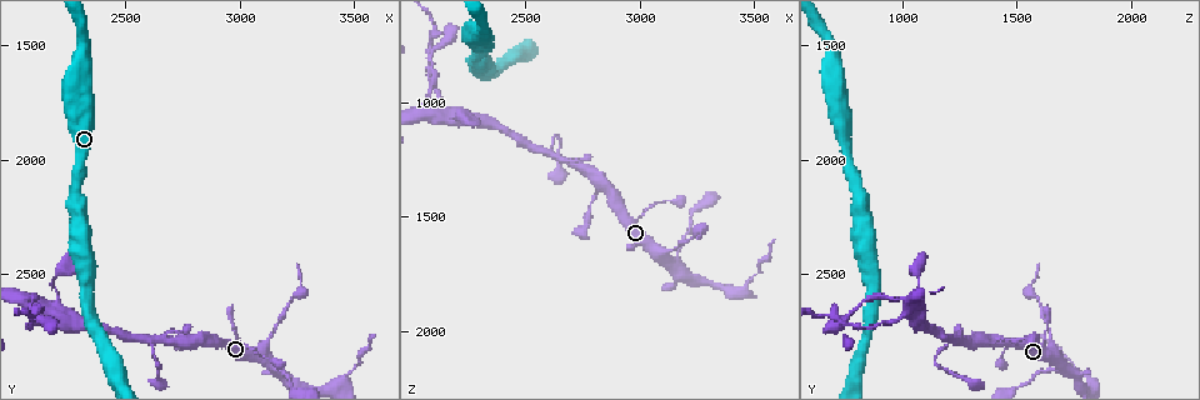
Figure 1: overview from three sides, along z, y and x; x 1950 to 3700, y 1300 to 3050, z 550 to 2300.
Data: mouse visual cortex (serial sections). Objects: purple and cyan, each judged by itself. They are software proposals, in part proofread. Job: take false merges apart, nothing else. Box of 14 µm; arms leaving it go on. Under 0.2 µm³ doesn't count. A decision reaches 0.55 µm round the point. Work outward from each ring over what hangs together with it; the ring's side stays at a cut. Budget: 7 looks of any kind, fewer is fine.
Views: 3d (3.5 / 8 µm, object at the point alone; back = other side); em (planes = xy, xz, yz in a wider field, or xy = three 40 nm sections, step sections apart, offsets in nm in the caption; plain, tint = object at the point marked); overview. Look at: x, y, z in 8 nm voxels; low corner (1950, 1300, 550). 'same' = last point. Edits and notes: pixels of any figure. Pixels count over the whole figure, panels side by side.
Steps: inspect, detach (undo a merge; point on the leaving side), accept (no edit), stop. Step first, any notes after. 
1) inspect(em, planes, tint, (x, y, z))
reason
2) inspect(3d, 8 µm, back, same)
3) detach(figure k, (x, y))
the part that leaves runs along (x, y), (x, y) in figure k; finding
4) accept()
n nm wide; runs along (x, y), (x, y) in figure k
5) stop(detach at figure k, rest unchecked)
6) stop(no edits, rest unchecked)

inspect(3d, 3.5 µm, back, (3140, 2900, 1710))
three-way junction

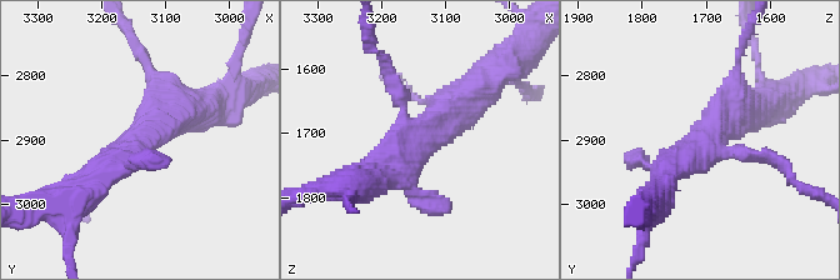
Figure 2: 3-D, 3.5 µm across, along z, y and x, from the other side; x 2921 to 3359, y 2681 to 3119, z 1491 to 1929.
inspect(em, planes, tint, (3145, 2905, 1705))
3 arms; arms of 200, 350, 500 nm; need the tissue

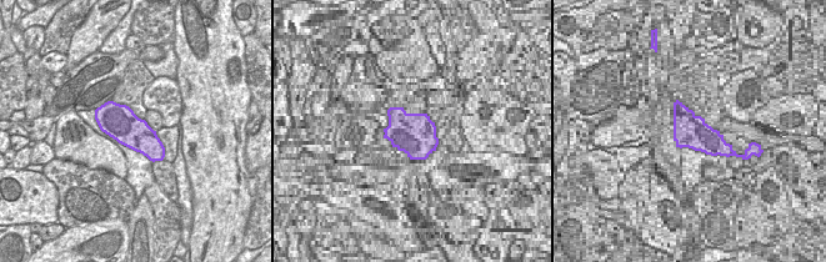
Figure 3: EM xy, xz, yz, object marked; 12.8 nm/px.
accept()
440 nm wide; runs along (480, 86), (384, 170), (361, 180) in figure 2; continuous, no second cell

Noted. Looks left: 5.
inspect(em, planes, tint, (2190, 2670, 1070))
a fork

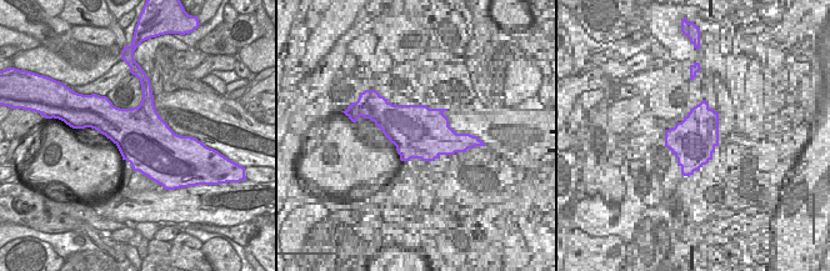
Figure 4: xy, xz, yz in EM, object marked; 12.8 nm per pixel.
inspect(3d, 3.5 µm, back, same)

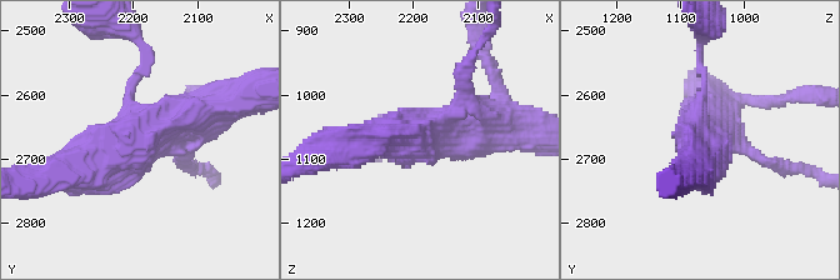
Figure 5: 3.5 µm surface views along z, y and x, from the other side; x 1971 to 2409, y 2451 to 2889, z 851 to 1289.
accept()
700 nm wide; runs along (73, 171), (214, 105) in figure 5; one cell here

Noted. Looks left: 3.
inspect(3d, 3.5 µm, (2080, 2700, 720))
abrupt turn

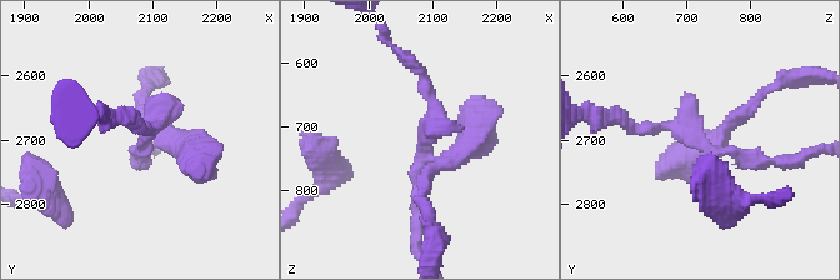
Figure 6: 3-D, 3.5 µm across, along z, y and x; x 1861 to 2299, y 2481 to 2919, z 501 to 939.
inspect(em, planes, tint, (2090, 2715, 735))

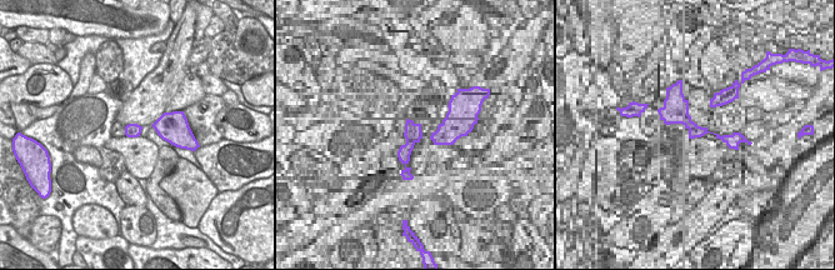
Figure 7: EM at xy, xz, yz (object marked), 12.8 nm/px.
accept()
runs along (753, 105), (714, 151), (681, 125), (640, 129) in figure 6; continuous, no second cell

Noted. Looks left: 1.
stop(no edits, rest unchecked)

